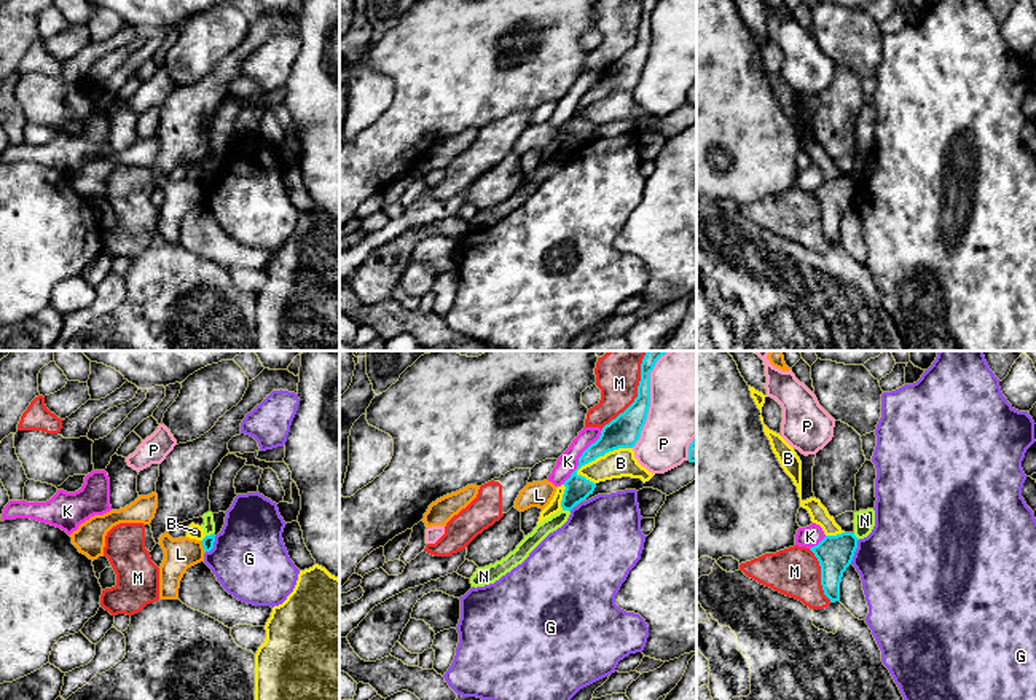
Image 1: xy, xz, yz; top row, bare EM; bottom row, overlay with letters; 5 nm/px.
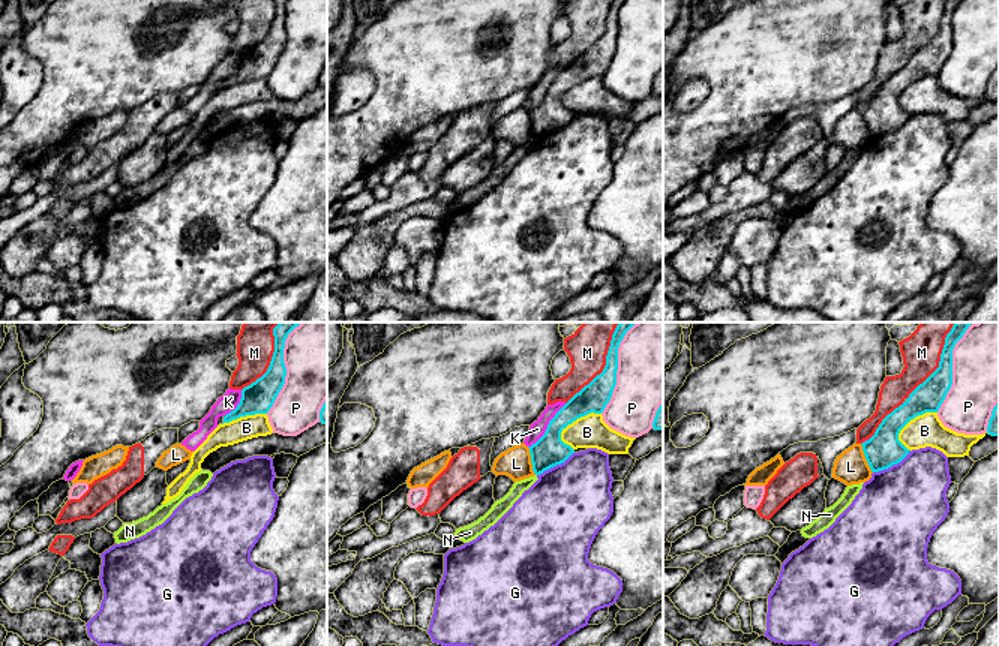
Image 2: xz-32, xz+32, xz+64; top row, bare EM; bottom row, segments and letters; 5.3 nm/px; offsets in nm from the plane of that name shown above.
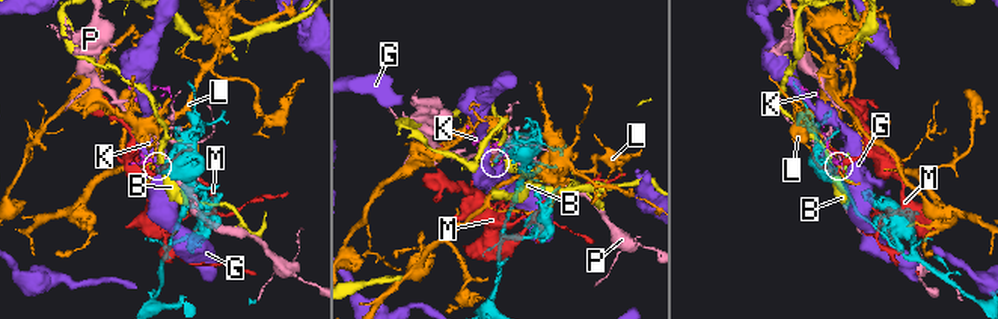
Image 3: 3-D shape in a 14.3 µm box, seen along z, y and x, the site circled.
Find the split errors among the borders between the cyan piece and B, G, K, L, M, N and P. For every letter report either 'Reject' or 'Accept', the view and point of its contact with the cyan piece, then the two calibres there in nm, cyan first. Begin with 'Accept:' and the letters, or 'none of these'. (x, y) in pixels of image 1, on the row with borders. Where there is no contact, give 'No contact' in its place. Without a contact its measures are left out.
Accept: none of these
B: Reject. Touches cyan at xz (603, 455). Thickness 160 nm (cyan) against 140 nm
G: Reject. Touches cyan at yz (855, 550). Thickness 180 nm (cyan) against 460 nm
K: Reject. Touches cyan at xz (580, 456). Thickness 160 nm (cyan) against 100 nm
L: Reject. Touches cyan at xy (203, 546). Thickness 60 nm (cyan) against 160 nm
M: Reject. Touches cyan at xz (638, 393). Thickness 160 nm (cyan) against 220 nm
N: Reject. Touches cyan at xy (211, 534). Thickness 60 nm (cyan) against 60 nm
P: Reject. Touches cyan at xz (649, 397). Thickness 160 nm (cyan) against 460 nm

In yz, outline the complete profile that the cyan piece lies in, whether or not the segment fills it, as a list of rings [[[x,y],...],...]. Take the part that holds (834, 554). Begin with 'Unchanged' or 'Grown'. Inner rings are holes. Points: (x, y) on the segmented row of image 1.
Unchanged. [[[842,533],[826,536],[818,545],[810,549],[819,561],[821,585],[830,603],[840,601],[840,582],[853,561],[857,541],[854,533]]]

